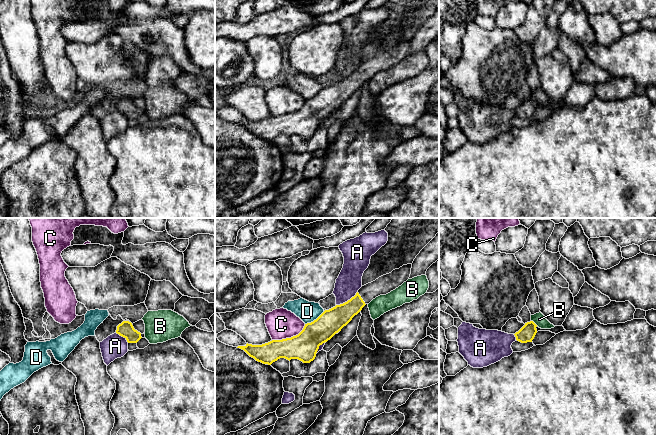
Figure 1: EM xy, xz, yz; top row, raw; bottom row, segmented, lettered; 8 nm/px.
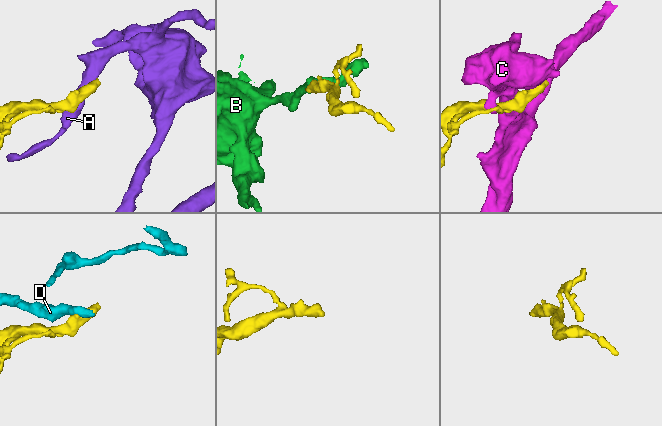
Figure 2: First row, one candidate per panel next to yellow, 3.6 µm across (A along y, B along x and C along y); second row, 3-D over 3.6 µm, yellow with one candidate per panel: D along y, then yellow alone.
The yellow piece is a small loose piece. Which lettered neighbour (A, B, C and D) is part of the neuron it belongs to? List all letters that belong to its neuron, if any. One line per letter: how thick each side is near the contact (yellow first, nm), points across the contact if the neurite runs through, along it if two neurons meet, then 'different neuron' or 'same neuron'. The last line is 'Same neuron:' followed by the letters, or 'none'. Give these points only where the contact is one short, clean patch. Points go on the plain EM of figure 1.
A: calibres 200 and 200 nm; different neuron
B: calibres 130 and 100 nm; different neuron
C: calibres 220 and 240 nm; different neuron
D: calibres 220 and 160 nm; different neuron
Same neuron: none

